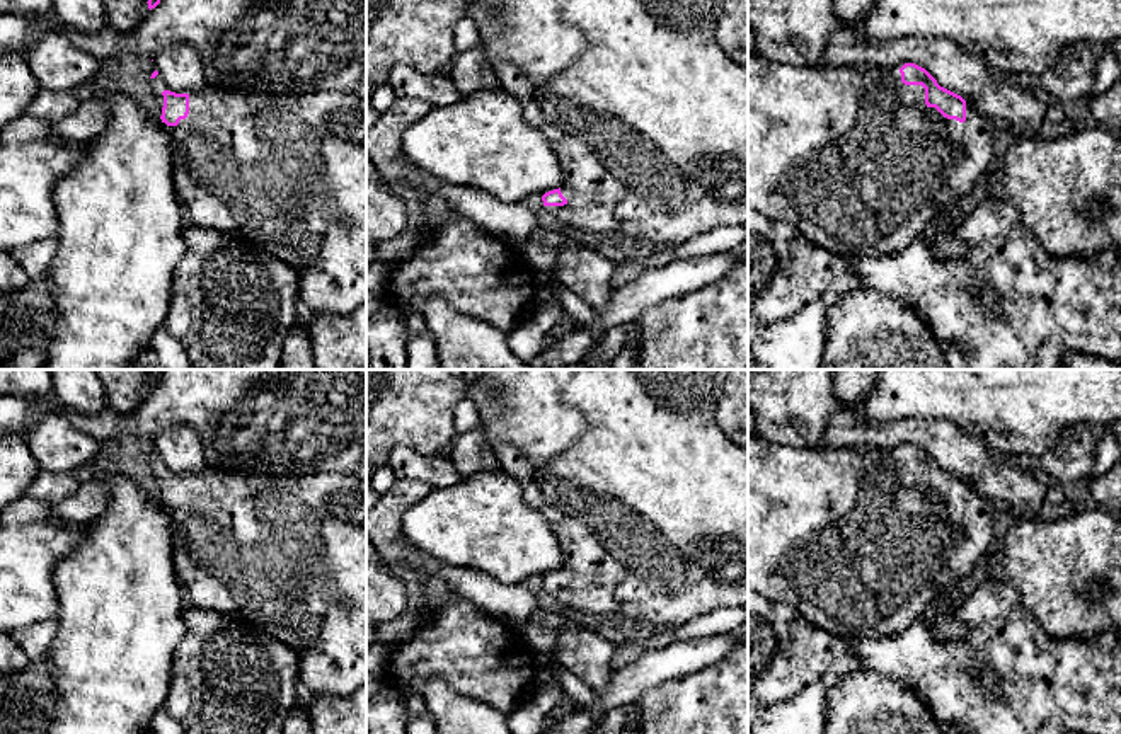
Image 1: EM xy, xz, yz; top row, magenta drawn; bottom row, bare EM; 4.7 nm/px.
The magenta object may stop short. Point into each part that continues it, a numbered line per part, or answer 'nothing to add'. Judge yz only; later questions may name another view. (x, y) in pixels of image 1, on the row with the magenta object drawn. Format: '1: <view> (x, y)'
1: yz (847, 155)

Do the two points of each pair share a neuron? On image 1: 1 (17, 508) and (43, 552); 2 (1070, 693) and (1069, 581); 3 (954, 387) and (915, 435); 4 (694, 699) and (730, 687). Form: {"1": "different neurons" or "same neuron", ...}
{"1": "different neurons", "2": "different neurons", "3": "different neurons", "4": "same neuron"}

